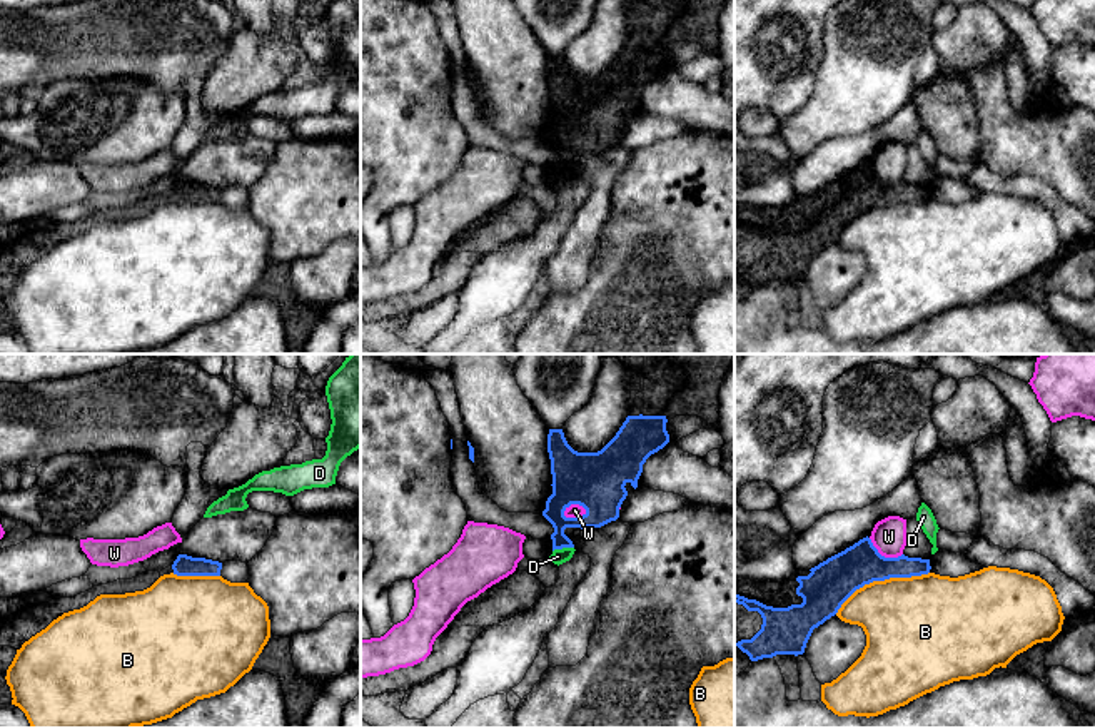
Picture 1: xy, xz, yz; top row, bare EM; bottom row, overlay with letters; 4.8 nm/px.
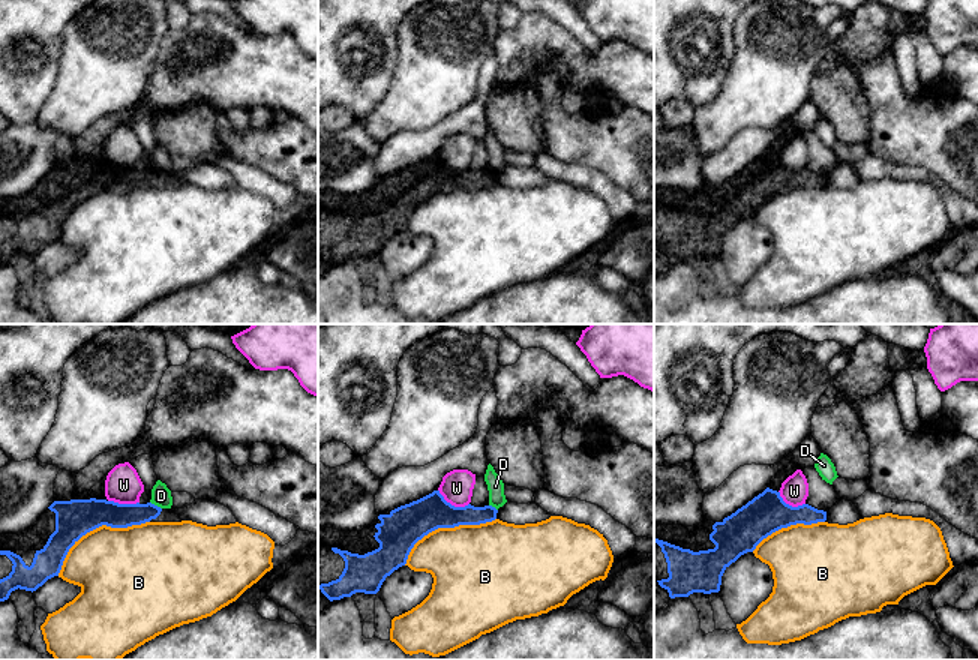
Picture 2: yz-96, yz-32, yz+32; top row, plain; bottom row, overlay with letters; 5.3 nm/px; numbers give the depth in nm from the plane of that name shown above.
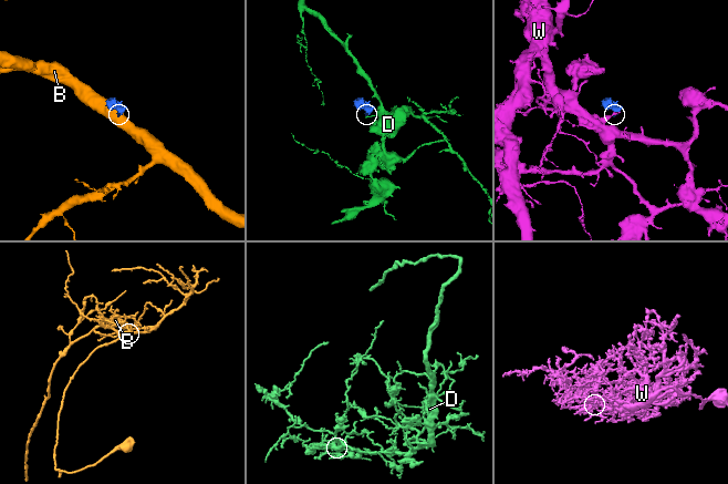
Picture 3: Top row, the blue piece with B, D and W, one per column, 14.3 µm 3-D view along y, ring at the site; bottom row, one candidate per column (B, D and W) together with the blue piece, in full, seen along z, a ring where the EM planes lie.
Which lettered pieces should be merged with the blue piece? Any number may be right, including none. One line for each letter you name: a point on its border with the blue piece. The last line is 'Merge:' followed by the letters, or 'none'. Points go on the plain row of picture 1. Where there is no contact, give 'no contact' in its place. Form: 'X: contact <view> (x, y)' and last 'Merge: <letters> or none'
Merge: none

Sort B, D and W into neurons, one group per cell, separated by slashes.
B / D / W

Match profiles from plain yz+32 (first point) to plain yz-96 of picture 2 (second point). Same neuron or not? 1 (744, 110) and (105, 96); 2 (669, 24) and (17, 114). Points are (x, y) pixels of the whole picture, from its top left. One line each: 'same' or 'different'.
1: same
2: same

